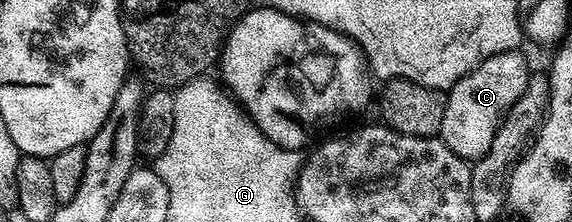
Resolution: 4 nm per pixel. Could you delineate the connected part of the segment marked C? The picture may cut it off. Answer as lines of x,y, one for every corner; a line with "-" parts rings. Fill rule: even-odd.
512,49
499,55
491,55
479,67
475,67
459,83
448,90
445,102
447,111
443,111
440,139
455,155
466,161
476,162
478,157
489,152
491,143
501,126
501,120
511,111
511,107
527,91
527,83
531,76
529,61
521,51

